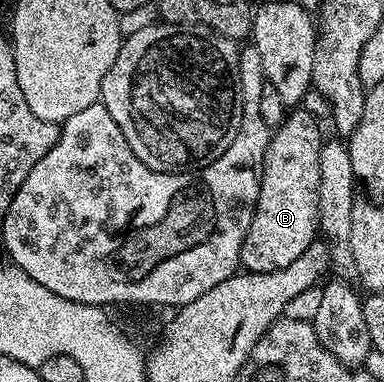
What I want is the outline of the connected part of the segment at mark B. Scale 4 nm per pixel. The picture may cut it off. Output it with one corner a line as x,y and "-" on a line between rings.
297,106
270,135
255,214
241,247
240,267
244,271
281,270
318,239
319,154
323,143
320,126
316,117

